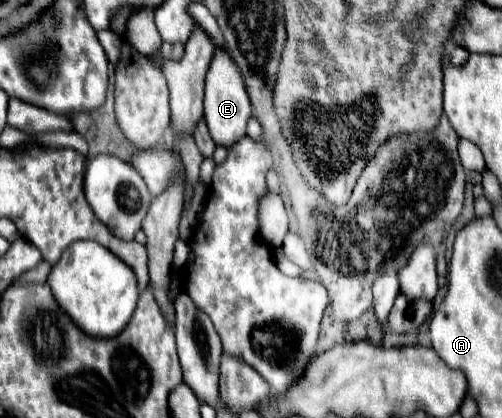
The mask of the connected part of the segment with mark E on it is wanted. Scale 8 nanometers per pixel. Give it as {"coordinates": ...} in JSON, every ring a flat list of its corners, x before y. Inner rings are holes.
{"coordinates":[[217,48,205,82,205,120,215,144,227,148,233,146,237,140,241,140,245,136,245,126,249,116,251,116,251,104,241,70,237,68,233,56,229,56,229,50]]}

